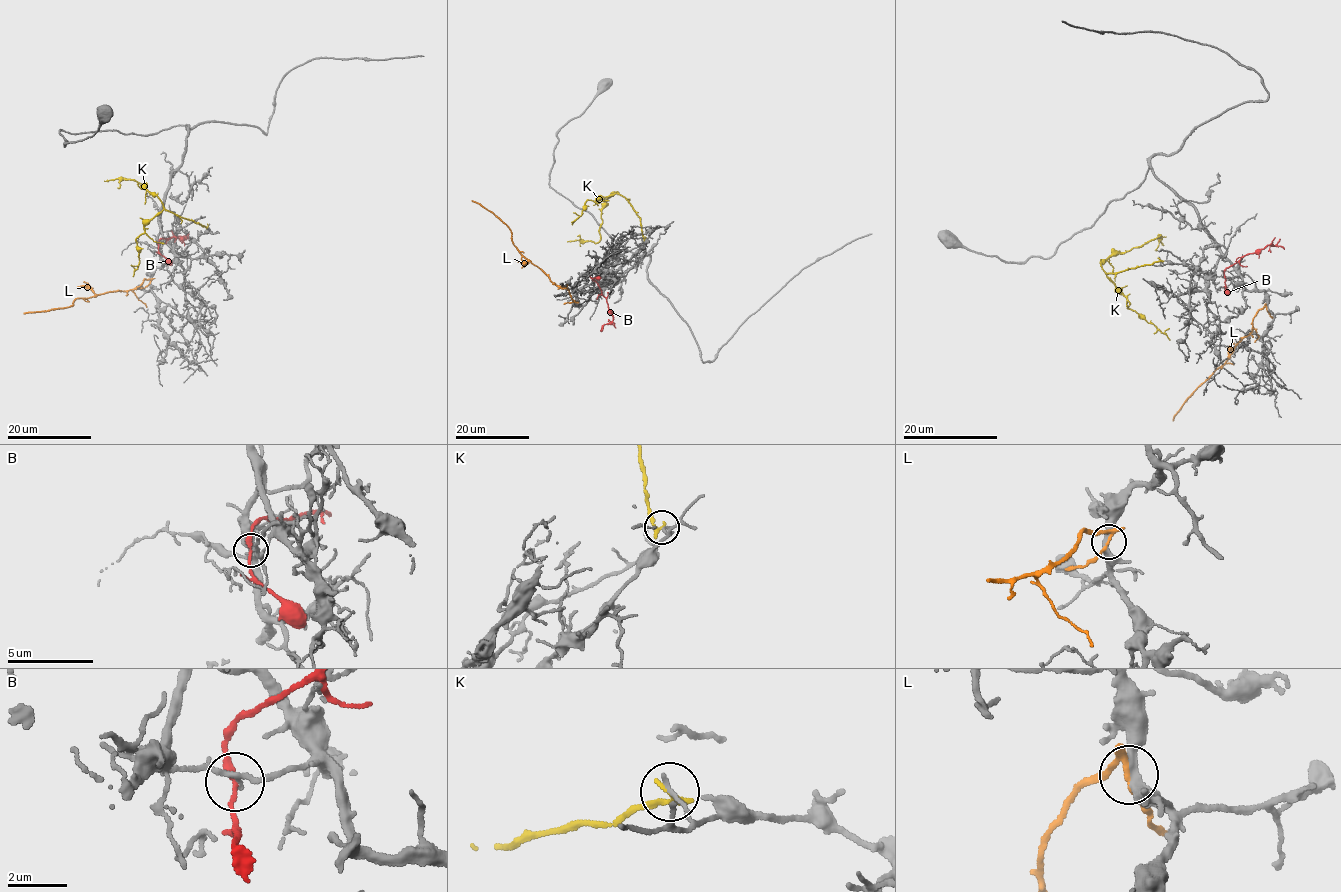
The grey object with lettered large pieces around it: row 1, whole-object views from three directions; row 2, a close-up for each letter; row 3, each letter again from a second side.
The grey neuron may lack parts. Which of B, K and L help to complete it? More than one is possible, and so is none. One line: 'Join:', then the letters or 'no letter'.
Join: no letter

